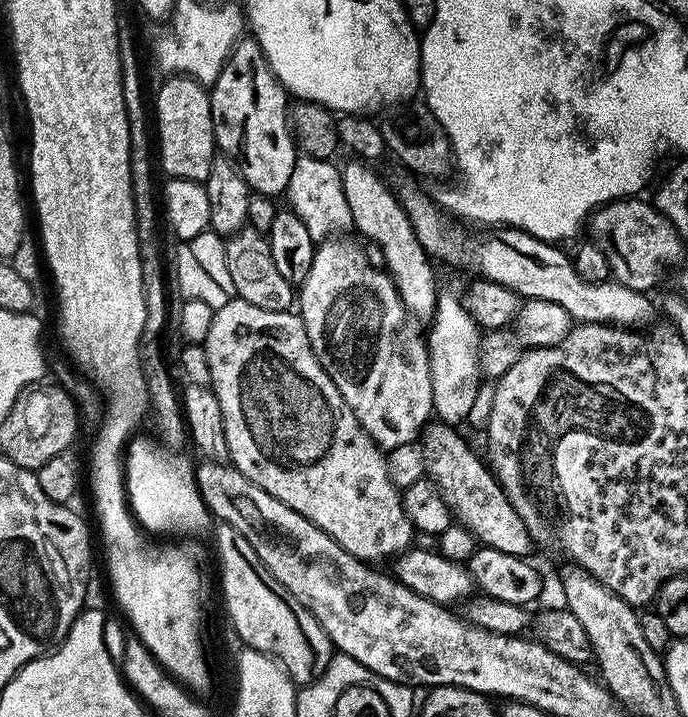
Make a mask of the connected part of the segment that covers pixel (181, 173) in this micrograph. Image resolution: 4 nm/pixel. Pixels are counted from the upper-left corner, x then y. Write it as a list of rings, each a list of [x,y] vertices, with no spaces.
[[[172,74],[167,77],[168,81],[156,92],[156,120],[154,116],[154,132],[160,135],[160,156],[158,152],[158,164],[165,168],[169,177],[177,180],[205,181],[212,169],[212,161],[218,155],[216,139],[212,127],[212,101],[210,92],[199,80],[191,76]]]

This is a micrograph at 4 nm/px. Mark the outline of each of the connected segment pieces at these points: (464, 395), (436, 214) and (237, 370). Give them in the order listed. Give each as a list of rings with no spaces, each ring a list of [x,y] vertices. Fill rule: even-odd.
[[[441,291],[436,298],[436,315],[431,317],[432,334],[428,336],[428,357],[432,374],[432,410],[437,421],[453,426],[467,421],[470,406],[478,395],[480,384],[476,376],[480,372],[480,344],[482,329],[470,318],[461,297]]]
[[[404,174],[404,177],[397,184],[394,184],[394,191],[398,202],[404,207],[414,226],[418,242],[422,242],[422,246],[433,261],[445,260],[446,263],[453,264],[456,268],[473,268],[476,274],[479,274],[483,279],[493,280],[510,290],[514,290],[524,300],[558,302],[558,306],[562,306],[572,315],[573,321],[581,324],[614,324],[619,327],[638,328],[642,326],[641,322],[649,320],[652,308],[654,312],[653,301],[651,304],[645,293],[630,290],[611,278],[599,282],[582,278],[576,267],[572,265],[572,256],[560,249],[563,247],[547,240],[534,238],[529,232],[523,232],[520,228],[496,226],[491,230],[481,231],[484,232],[481,236],[471,236],[467,232],[469,229],[459,219],[453,218],[445,212],[435,199],[431,195],[427,196],[415,182],[417,183],[411,175]]]
[[[230,298],[226,302],[226,306],[213,311],[210,334],[205,338],[202,347],[210,362],[211,387],[218,398],[218,406],[222,406],[222,418],[226,426],[230,460],[242,475],[250,478],[250,482],[262,486],[262,490],[266,490],[266,494],[278,498],[278,502],[286,502],[286,506],[290,506],[290,510],[298,510],[298,514],[302,514],[302,518],[314,522],[314,526],[318,526],[326,534],[330,534],[330,538],[334,538],[334,542],[338,542],[338,546],[342,546],[342,550],[354,554],[360,560],[376,562],[372,560],[384,560],[387,556],[395,558],[401,552],[407,552],[409,548],[413,547],[414,529],[404,509],[401,489],[397,488],[396,483],[392,481],[385,449],[376,445],[374,438],[370,438],[370,434],[358,422],[354,410],[350,410],[350,406],[346,406],[346,398],[342,398],[338,386],[334,386],[330,374],[322,366],[320,359],[316,357],[316,351],[310,346],[310,338],[306,334],[306,326],[300,321],[299,315],[295,311],[261,310],[259,306],[250,306],[250,302],[245,300]]]

